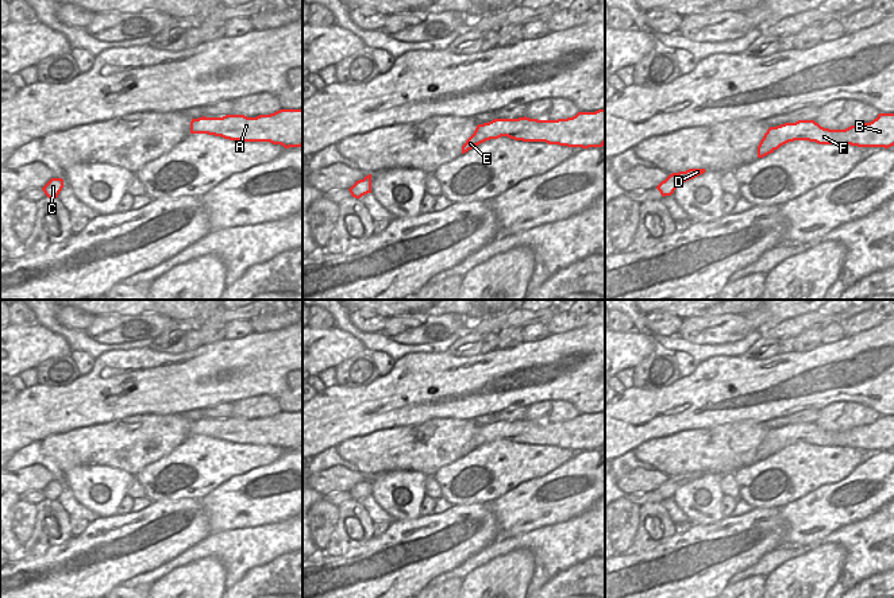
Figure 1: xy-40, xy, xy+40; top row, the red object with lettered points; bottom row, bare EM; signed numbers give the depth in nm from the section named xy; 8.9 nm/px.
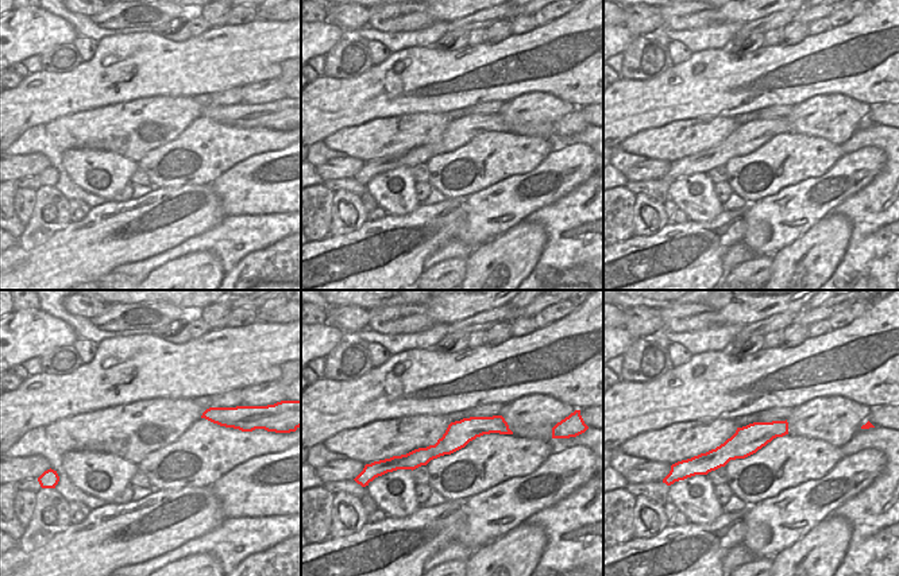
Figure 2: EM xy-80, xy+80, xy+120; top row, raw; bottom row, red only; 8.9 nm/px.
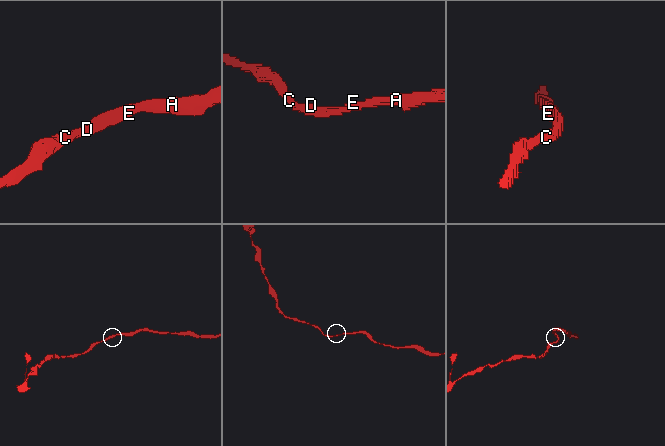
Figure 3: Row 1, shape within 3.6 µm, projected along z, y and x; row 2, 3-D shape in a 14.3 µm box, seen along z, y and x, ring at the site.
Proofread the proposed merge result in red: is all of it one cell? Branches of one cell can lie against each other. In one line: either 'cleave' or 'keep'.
keep

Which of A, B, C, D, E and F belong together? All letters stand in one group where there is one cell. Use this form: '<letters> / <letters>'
A B C D E F

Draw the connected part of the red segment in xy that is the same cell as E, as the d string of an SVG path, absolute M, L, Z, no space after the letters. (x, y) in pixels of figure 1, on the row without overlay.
M605 412L578 414L573 420L558 423L537 423L525 418L494 421L477 428L474 436L462 448L462 456L486 443L501 439L567 450L602 450L605 447Z

